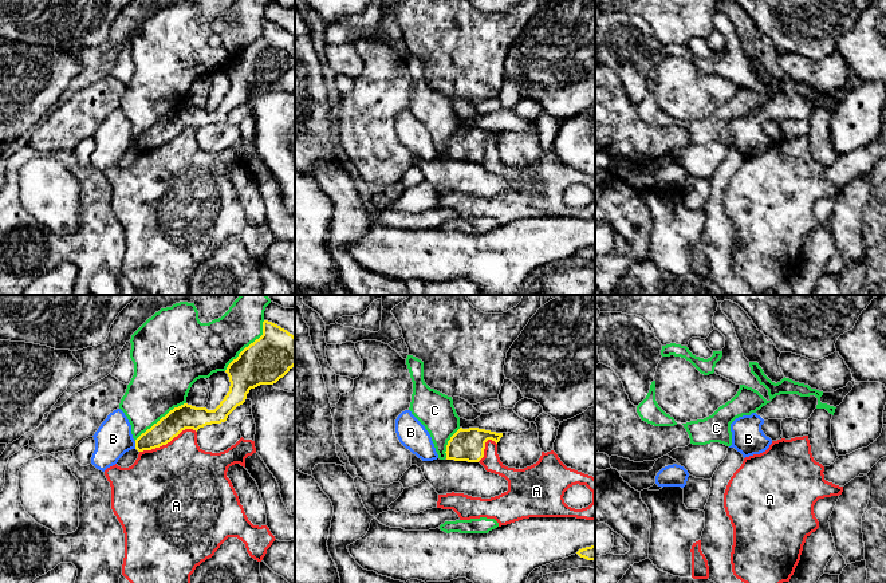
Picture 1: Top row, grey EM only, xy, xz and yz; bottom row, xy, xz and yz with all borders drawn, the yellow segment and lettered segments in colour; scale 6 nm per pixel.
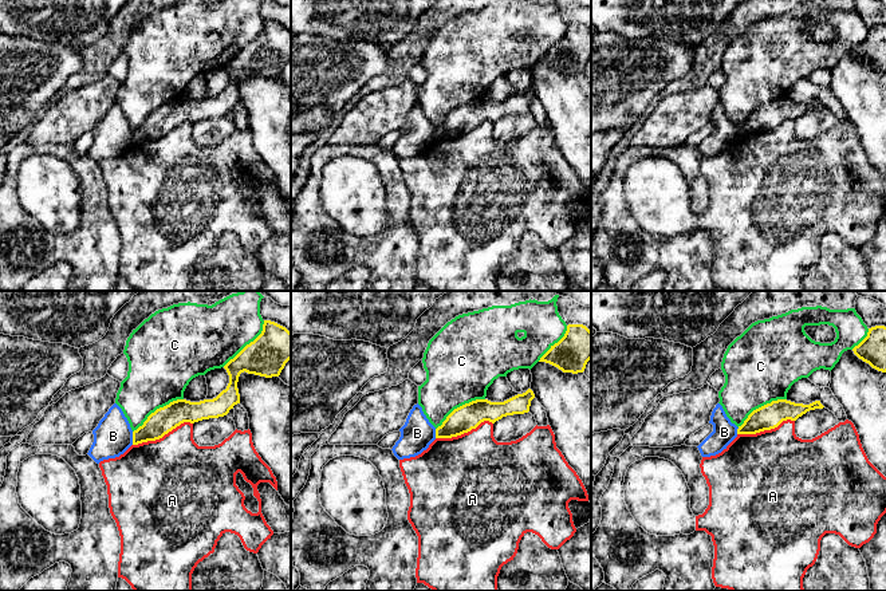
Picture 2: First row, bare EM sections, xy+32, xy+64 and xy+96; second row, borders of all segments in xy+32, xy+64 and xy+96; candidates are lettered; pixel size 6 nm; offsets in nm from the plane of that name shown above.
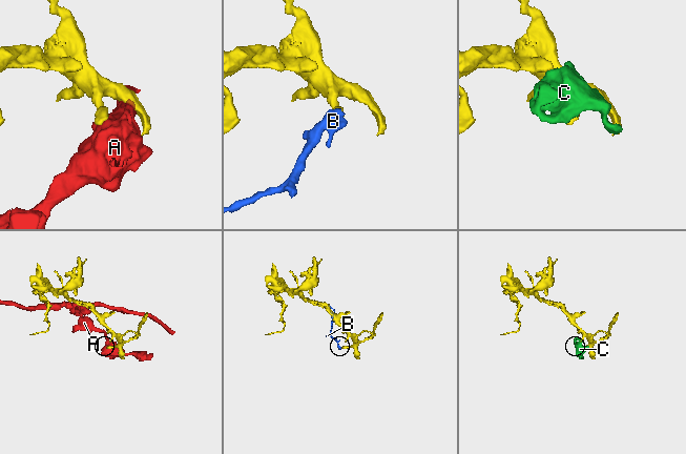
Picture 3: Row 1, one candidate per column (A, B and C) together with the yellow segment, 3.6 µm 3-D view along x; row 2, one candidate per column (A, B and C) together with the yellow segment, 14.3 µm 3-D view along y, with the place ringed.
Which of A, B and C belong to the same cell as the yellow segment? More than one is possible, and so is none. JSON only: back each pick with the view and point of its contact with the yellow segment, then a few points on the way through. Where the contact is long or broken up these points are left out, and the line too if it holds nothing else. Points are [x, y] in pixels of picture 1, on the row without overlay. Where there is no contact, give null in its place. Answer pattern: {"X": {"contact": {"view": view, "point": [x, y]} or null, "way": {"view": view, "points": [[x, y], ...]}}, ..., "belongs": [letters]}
{"belongs": []}

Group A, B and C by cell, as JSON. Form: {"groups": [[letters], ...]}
{"groups": [["A"], ["B"], ["C"]]}

